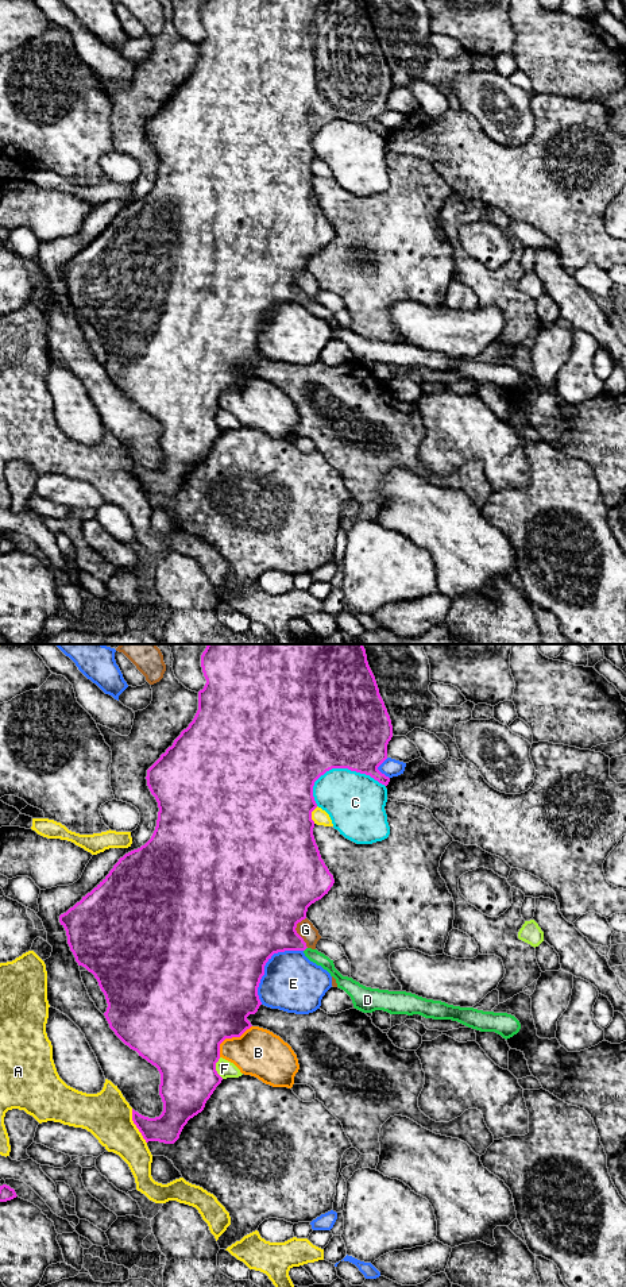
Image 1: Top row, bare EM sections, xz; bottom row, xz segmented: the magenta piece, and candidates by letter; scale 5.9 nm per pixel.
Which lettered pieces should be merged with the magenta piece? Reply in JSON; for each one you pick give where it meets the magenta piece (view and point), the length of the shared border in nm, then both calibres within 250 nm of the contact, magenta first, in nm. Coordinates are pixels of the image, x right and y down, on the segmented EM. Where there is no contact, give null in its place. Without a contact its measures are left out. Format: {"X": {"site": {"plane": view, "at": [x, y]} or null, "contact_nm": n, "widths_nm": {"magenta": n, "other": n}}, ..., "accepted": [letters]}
{"D": {"site": {"plane": "xz", "at": [305, 948]}, "contact_nm": 40, "widths_nm": {"magenta": 300, "other": 80}}, "accepted": ["D"]}

